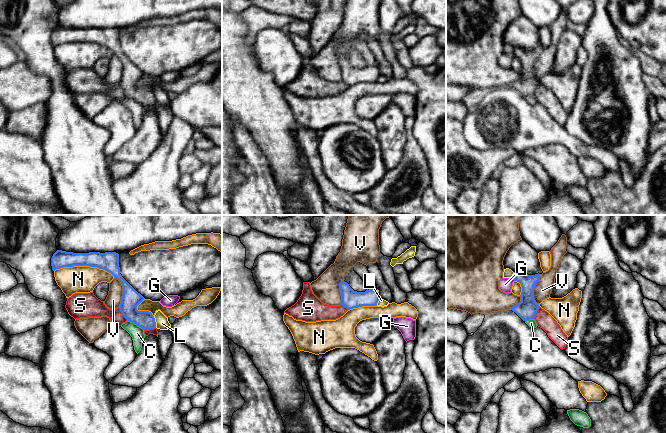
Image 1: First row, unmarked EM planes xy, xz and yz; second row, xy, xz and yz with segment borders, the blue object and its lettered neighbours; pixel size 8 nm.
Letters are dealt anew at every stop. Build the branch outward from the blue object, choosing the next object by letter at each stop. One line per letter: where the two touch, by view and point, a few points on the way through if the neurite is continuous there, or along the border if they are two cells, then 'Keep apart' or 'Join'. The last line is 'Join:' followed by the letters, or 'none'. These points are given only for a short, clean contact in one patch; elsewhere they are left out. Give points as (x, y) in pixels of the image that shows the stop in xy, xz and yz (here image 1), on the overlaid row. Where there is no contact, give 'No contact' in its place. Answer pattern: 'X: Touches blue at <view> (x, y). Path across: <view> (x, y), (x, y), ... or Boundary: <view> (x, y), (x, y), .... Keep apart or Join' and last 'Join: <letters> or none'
C: Touches blue at xy (135, 323). Boundary: xy (127, 320), (135, 323), (143, 330). Keep apart
G: Touches blue at yz (514, 279). Keep apart
L: Touches blue at xy (155, 322). Join
N: Touches blue at xy (84, 265). Keep apart
S: Touches blue at xy (122, 313). Boundary: xy (118, 308), (127, 320). Keep apart
V: Touches blue at xy (123, 292). Keep apart
Join: L

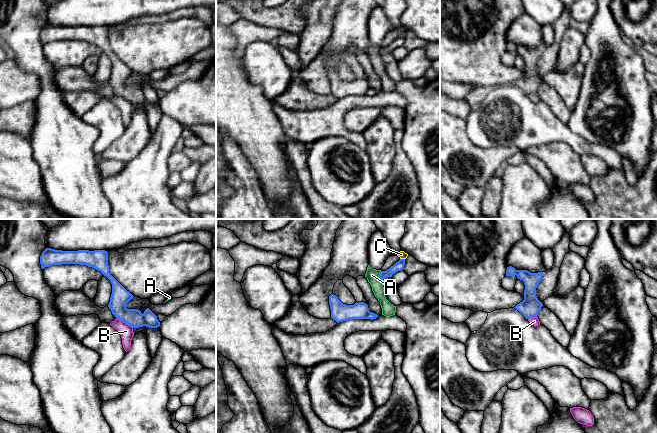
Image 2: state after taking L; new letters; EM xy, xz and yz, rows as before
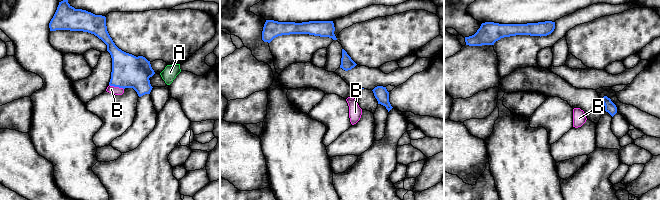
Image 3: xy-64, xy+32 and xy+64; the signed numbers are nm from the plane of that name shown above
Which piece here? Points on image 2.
A: Touches blue at xz (379, 276). Boundary: xz (380, 271), (379, 278), (381, 280). Keep apart
B: Touches blue at xy (124, 321). Boundary: xy (116, 318), (124, 321), (132, 328). Keep apart
C: Touches blue at xz (402, 259). Keep apart
Join: none

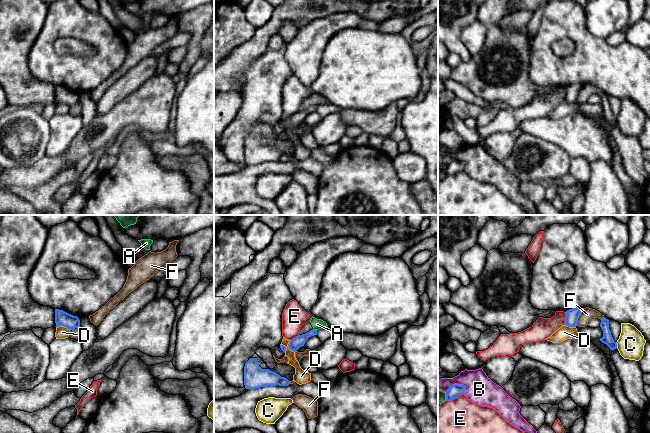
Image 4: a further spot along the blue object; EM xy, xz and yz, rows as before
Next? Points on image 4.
A: Touches blue at xz (315, 330). Keep apart
B: Touches blue at yz (455, 384). Keep apart
C: Touches blue at yz (616, 345). Keep apart
D: Touches blue at xz (288, 346). Boundary: xz (280, 344), (287, 346), (294, 352). Keep apart
E: Touches blue at yz (454, 398). Keep apart
F: Touches blue at yz (578, 316). Keep apart
Join: none

